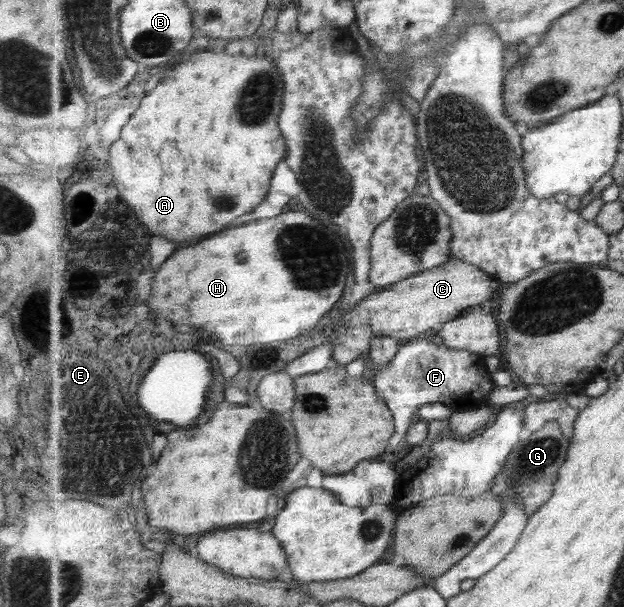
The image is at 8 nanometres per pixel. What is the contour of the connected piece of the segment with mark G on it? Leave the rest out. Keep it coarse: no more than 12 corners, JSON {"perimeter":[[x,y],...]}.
{"perimeter":[[556,421],[526,434],[502,473],[530,517],[554,495],[571,440]]}

